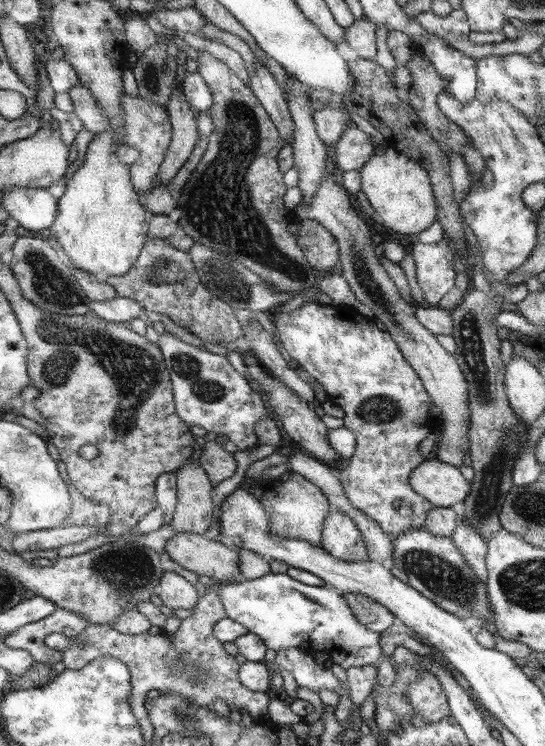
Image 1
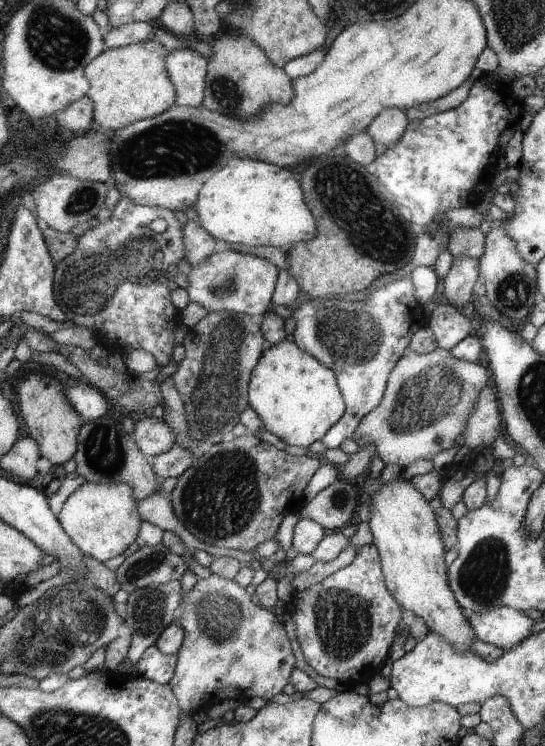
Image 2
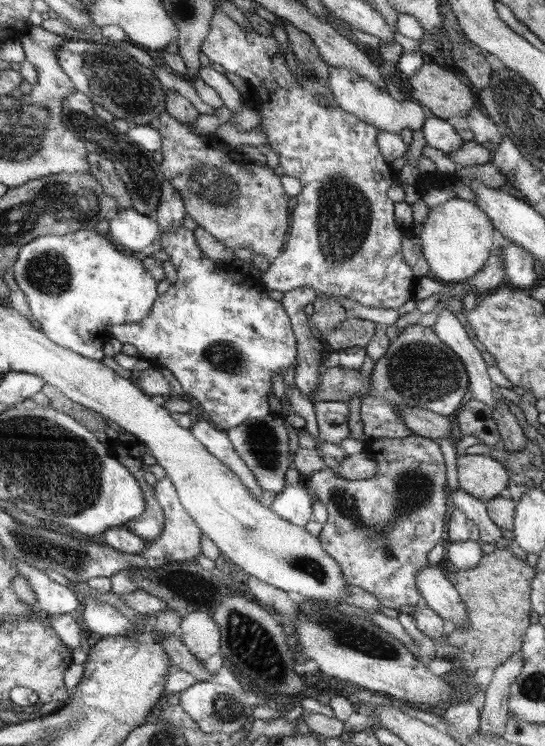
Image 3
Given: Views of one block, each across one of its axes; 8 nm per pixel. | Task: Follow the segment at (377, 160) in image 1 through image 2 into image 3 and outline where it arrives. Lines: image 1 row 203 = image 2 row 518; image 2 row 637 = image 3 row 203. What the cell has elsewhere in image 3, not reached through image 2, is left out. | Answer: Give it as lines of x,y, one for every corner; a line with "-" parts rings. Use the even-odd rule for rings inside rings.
449,198
443,204
427,208
427,216
421,224
415,226
415,236
419,238
421,252
429,264
437,282
455,284
473,278
485,262
491,258
493,248
493,224
487,216
475,206
475,202

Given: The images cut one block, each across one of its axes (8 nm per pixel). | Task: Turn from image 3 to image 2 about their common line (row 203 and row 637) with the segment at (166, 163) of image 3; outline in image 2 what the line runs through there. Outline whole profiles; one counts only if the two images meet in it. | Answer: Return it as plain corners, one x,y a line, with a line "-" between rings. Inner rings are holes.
217,574
193,584
187,594
181,594
175,620
185,636
179,648
175,674
169,680
173,694
179,700
183,714
209,710
227,698
247,704
259,696
263,700
275,698
287,684
293,672
293,652
283,632
285,626
267,610
249,600
249,594
233,580

